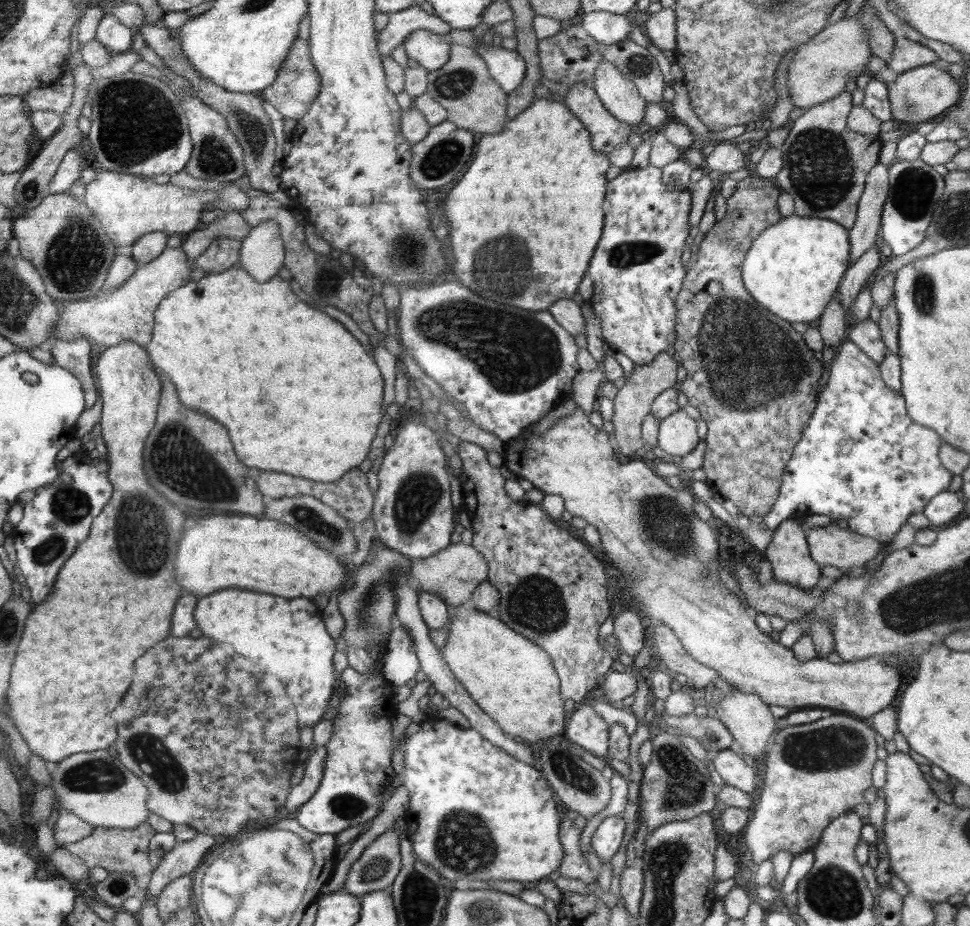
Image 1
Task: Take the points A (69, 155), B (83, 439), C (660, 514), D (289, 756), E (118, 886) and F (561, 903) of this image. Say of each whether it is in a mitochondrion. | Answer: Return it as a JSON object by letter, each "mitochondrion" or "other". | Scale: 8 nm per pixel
{"A":"other","B":"other","C":"mitochondrion","D":"other","E":"mitochondrion","F":"other"}

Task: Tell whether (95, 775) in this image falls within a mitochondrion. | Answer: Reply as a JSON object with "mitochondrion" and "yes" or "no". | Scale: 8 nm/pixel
{"mitochondrion":"yes"}

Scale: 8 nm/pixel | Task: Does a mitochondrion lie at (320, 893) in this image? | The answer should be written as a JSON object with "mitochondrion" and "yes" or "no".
{"mitochondrion":"no"}

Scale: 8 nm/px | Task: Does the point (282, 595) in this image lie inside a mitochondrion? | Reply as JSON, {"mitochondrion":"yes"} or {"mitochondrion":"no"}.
{"mitochondrion":"no"}

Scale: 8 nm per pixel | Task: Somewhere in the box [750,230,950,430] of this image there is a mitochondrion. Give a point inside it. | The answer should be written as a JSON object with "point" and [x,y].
{"point":[924,287]}

